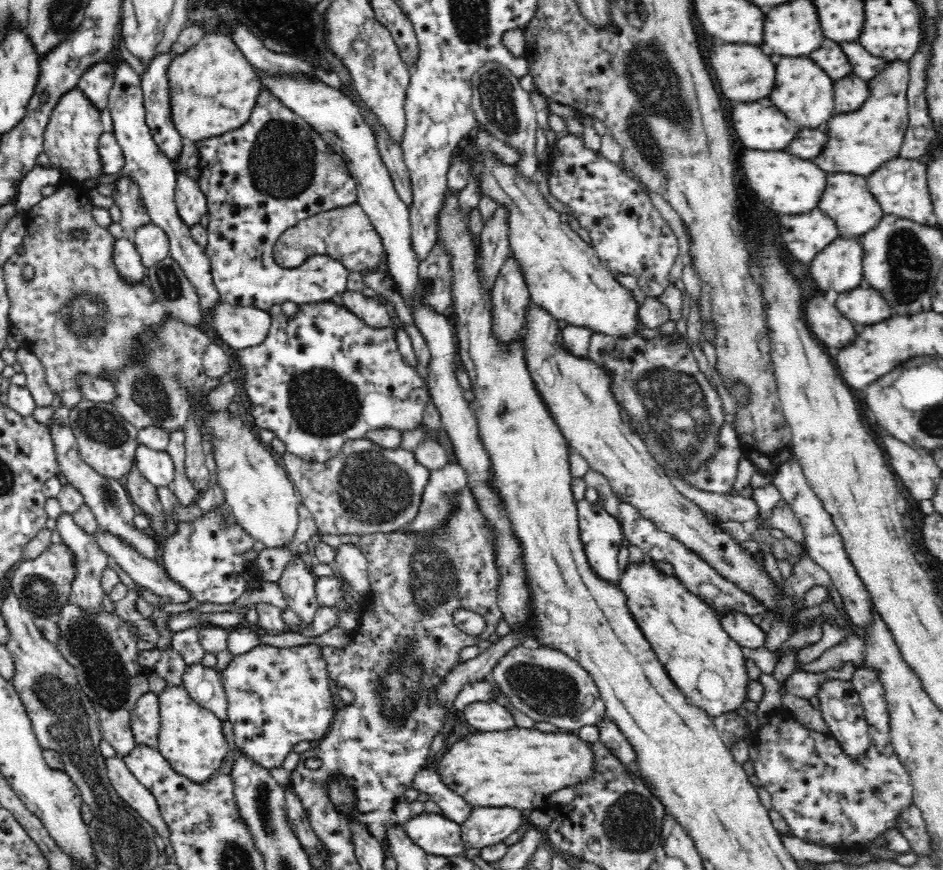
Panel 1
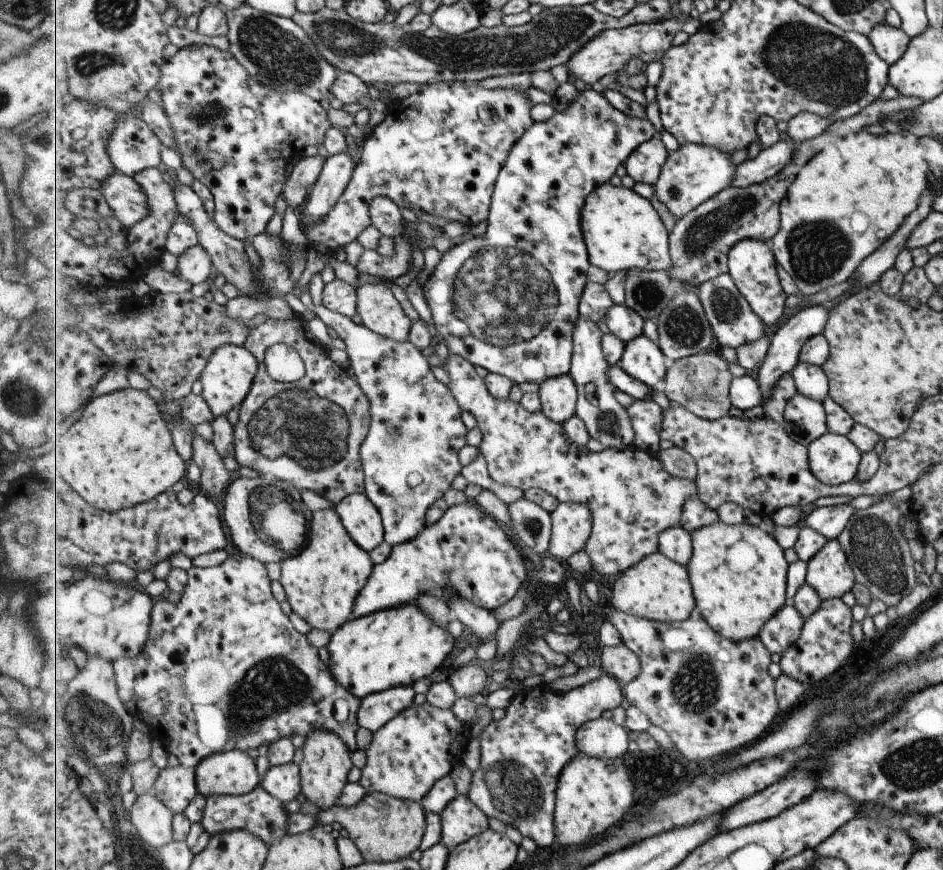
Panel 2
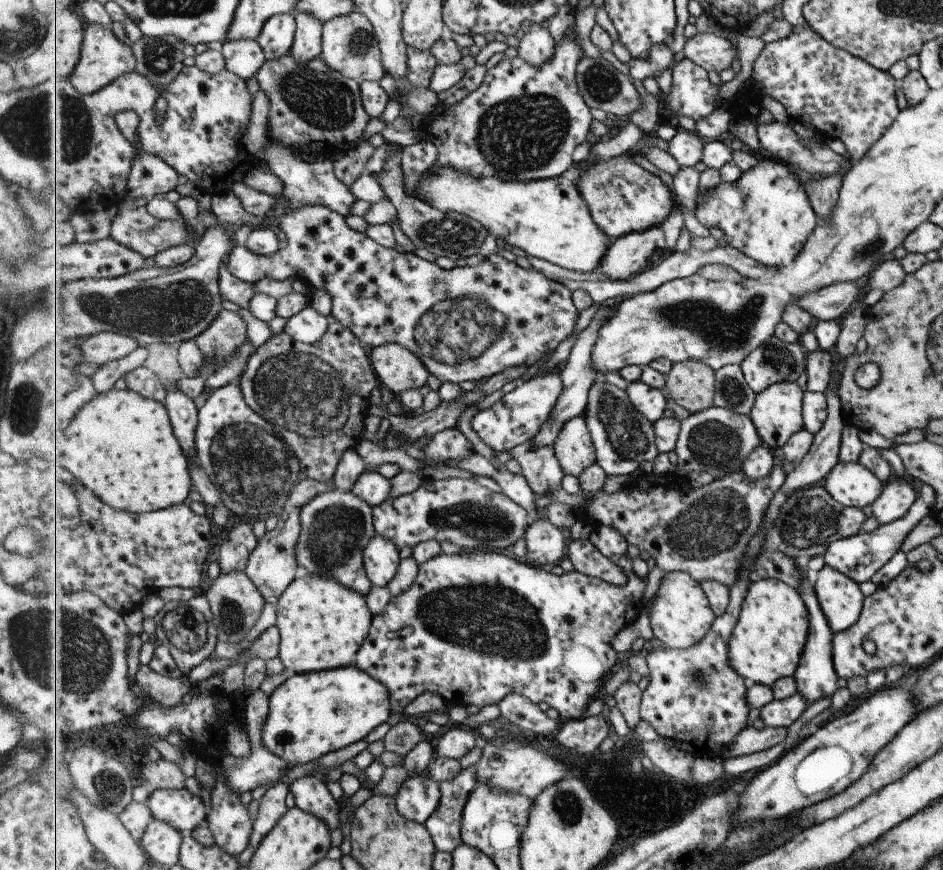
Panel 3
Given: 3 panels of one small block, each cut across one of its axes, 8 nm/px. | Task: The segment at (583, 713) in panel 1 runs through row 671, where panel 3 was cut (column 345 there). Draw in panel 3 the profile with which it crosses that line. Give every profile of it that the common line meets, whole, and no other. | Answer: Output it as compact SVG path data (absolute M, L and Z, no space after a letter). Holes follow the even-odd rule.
M335 489L313 498L301 511L300 519L302 530L297 544L299 566L307 570L307 575L311 573L311 576L337 580L361 596L368 597L373 584L366 572L364 552L376 535L374 506L353 492Z

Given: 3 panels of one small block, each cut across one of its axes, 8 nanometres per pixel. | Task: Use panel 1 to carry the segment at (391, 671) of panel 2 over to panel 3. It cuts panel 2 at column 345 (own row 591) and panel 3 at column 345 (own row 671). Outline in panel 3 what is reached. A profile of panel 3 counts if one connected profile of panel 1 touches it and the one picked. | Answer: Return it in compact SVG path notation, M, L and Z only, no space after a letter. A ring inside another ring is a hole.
M356 665L344 666L335 670L307 672L293 675L279 685L270 695L270 708L267 722L263 724L263 742L265 746L292 765L315 762L330 752L340 751L364 738L367 738L377 726L395 719L391 710L391 696L383 682L363 672Z

